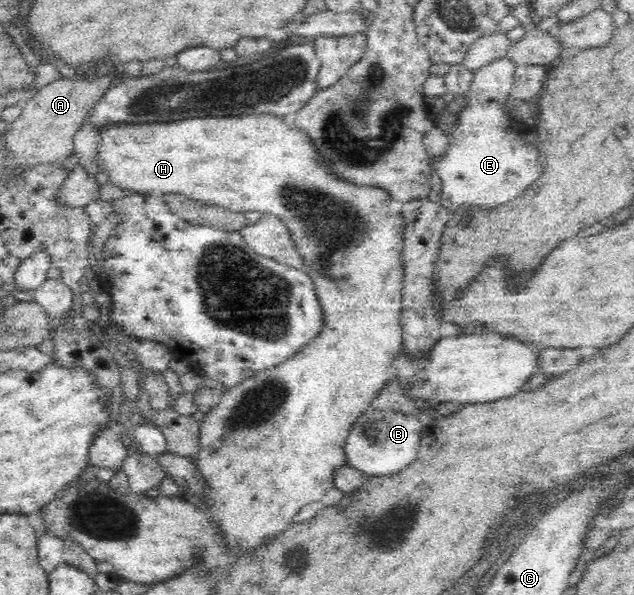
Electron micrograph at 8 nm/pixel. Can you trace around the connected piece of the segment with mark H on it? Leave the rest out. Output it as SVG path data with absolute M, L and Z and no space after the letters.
M252 113L241 115L209 116L188 118L184 122L168 122L153 124L106 126L102 128L98 140L98 156L96 161L99 169L108 173L109 181L120 187L120 189L133 190L138 193L150 192L163 195L165 193L180 193L187 197L198 199L204 204L212 206L222 206L236 213L268 212L274 217L280 218L281 222L288 227L292 240L302 257L302 268L314 284L315 296L317 296L319 308L321 308L322 324L316 338L310 339L302 345L294 354L288 355L282 362L271 367L264 367L250 378L239 382L236 386L224 391L216 406L211 411L205 413L201 420L202 427L200 433L200 447L202 452L194 458L194 463L202 469L204 479L208 481L210 490L206 494L204 504L206 512L218 521L224 537L228 539L226 543L232 543L234 547L240 547L240 556L249 553L252 549L266 543L266 538L278 534L278 530L284 530L292 523L300 509L311 502L321 501L323 495L334 488L334 474L338 468L347 465L346 462L346 440L355 426L355 422L378 396L390 381L394 379L394 360L400 356L402 350L402 326L400 326L400 314L402 314L402 280L404 280L404 232L406 232L406 218L402 212L394 212L390 208L392 195L388 189L378 186L367 186L367 184L357 184L353 180L347 180L334 172L324 156L320 154L318 146L314 140L302 130L294 126L286 126L288 118L274 113Z

